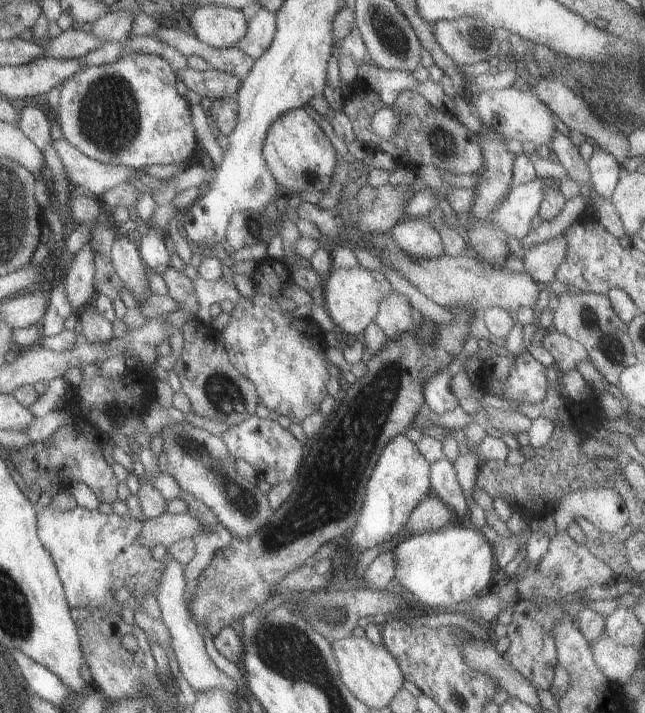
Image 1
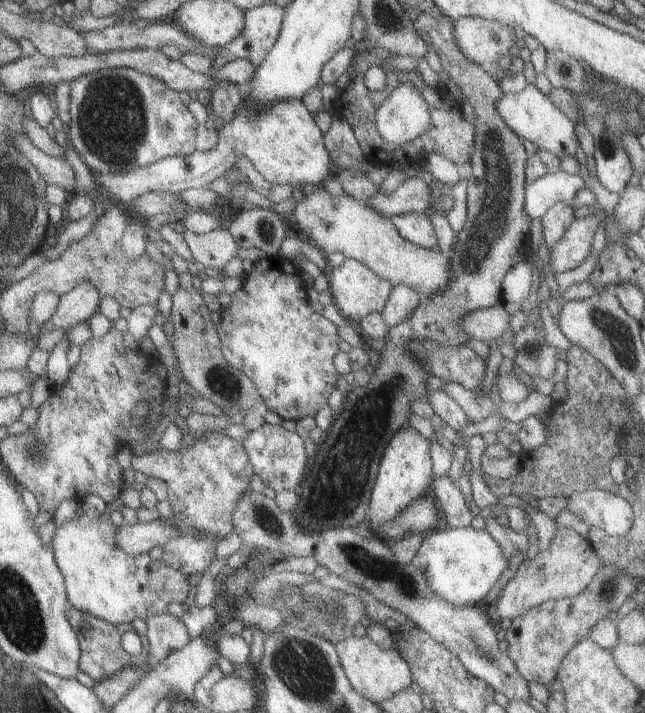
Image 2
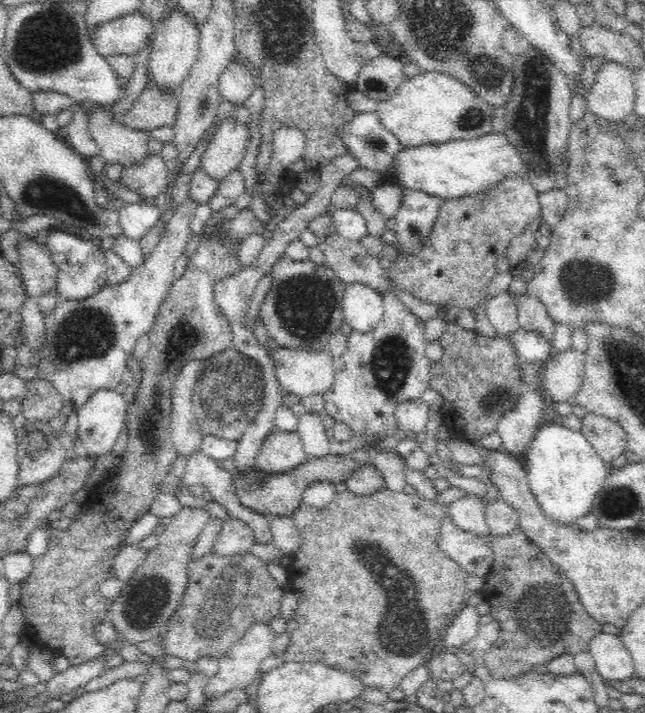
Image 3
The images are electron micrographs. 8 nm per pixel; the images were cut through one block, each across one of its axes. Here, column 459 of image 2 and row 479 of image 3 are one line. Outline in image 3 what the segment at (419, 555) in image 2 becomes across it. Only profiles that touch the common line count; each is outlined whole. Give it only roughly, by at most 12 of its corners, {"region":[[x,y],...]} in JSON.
{"region":[[555,422],[522,463],[546,521],[591,516],[610,468]]}

